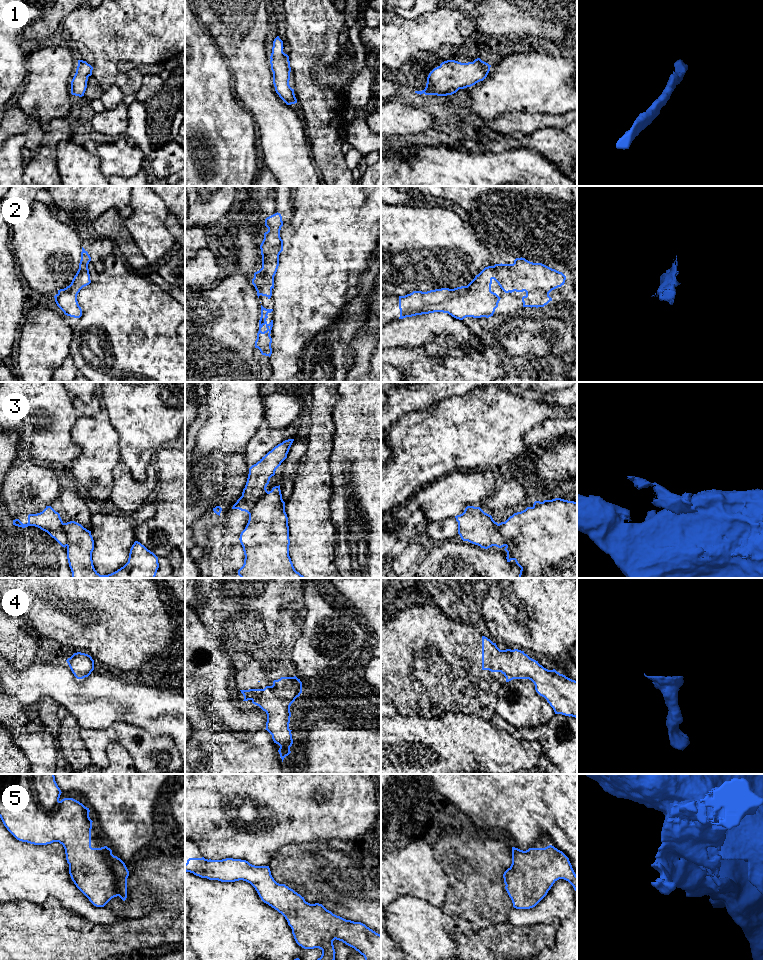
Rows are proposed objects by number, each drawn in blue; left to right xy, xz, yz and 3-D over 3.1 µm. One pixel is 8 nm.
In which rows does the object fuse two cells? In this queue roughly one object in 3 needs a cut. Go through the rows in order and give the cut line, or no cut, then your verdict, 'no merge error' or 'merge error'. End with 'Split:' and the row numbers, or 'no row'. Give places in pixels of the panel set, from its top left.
1: no cut; no merge error
2: no cut; no merge error
3: cut in yz along (498, 524), (498, 530), (506, 537), (512, 539), (506, 545); merge error
4: no cut; no merge error
5: no cut; no merge error
Split: 3

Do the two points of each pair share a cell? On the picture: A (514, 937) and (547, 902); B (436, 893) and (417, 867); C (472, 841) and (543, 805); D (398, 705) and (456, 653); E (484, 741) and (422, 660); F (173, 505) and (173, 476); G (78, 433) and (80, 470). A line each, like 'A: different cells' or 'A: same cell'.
A: different cells
B: different cells
C: different cells
D: same cell
E: different cells
F: same cell
G: same cell

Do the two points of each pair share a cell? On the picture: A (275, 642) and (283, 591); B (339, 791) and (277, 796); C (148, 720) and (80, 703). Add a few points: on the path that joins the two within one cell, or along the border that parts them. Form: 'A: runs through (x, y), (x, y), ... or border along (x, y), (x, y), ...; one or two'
A: runs through (274, 629), (274, 604); one
B: border along (290, 784), (291, 819); two
C: runs through (131, 703), (97, 703); one

